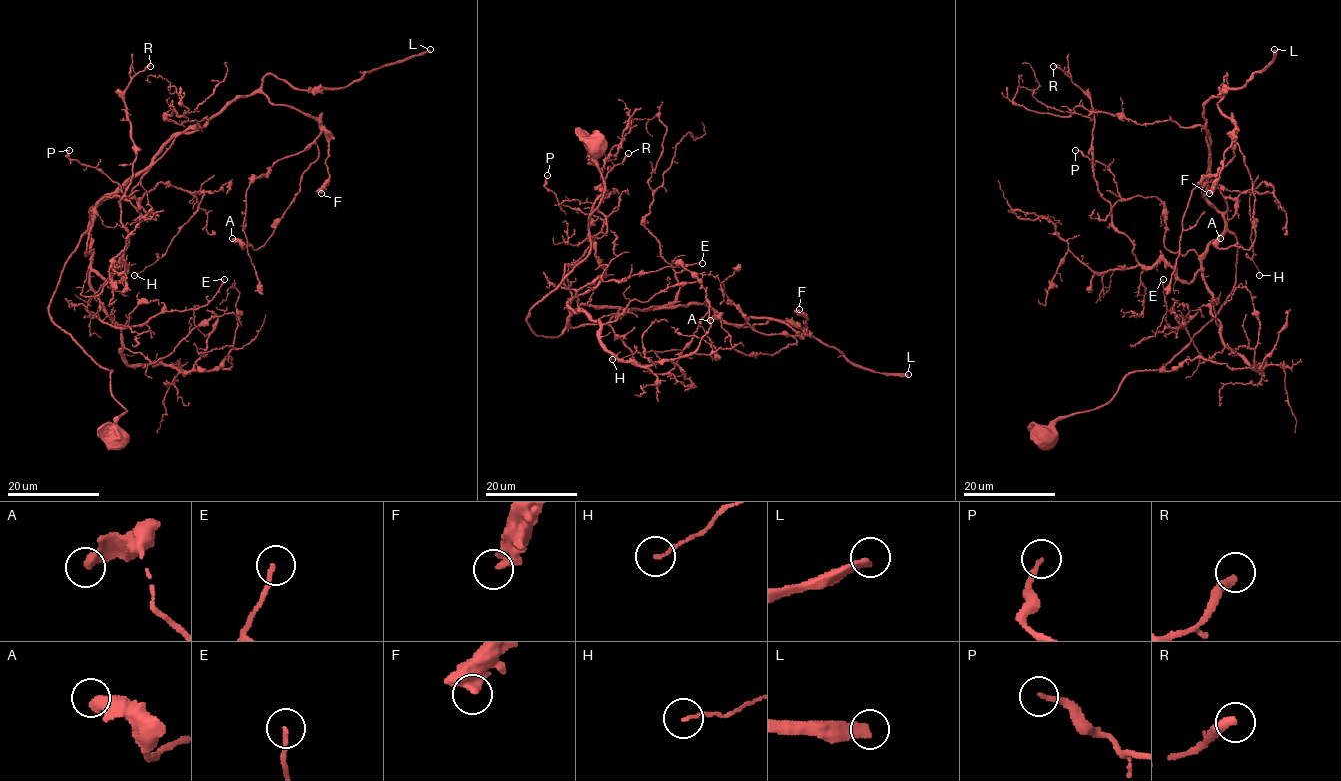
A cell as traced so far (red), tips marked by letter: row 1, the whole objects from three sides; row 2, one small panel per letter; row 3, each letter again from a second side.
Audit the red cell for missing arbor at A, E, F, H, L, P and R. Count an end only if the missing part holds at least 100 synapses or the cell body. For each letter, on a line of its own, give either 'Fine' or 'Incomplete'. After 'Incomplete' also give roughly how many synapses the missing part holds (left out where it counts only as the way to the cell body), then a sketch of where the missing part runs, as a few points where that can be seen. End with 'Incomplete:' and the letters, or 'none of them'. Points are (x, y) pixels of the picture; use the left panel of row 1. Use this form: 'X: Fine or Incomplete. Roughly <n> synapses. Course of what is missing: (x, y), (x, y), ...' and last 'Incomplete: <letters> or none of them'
A: Fine
E: Fine
F: Fine
H: Fine
L: Incomplete. Roughly 100 synapses
P: Fine
R: Fine
Incomplete: L

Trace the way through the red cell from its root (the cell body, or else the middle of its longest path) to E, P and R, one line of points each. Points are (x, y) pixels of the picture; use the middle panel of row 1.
E: (597, 143), (590, 252), (529, 327), (558, 336), (598, 278), (702, 263)
P: (597, 143), (590, 252), (527, 317), (558, 336), (564, 266), (603, 221), (562, 205), (547, 175)
R: (597, 143), (590, 252), (529, 311), (537, 335), (558, 336), (569, 301), (602, 278), (602, 182), (628, 153)

